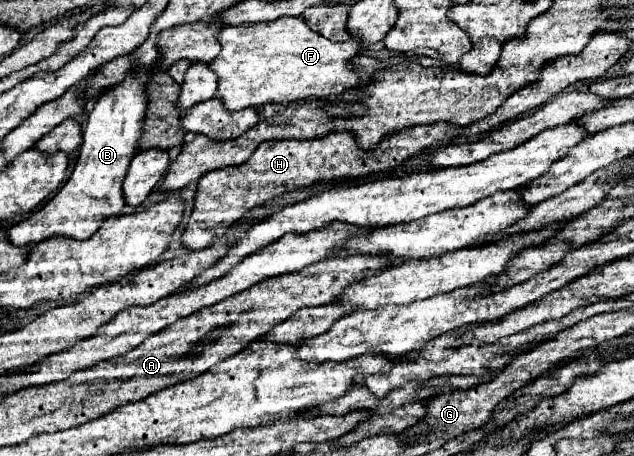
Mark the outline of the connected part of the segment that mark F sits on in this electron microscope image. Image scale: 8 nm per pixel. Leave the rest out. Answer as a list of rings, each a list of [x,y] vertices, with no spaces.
[[[282,16],[272,22],[250,26],[222,26],[218,42],[222,50],[214,62],[210,62],[210,68],[218,76],[216,96],[226,110],[236,112],[264,104],[288,104],[300,98],[320,98],[358,88],[358,72],[348,64],[360,50],[360,40],[330,42],[312,32],[302,18]]]

